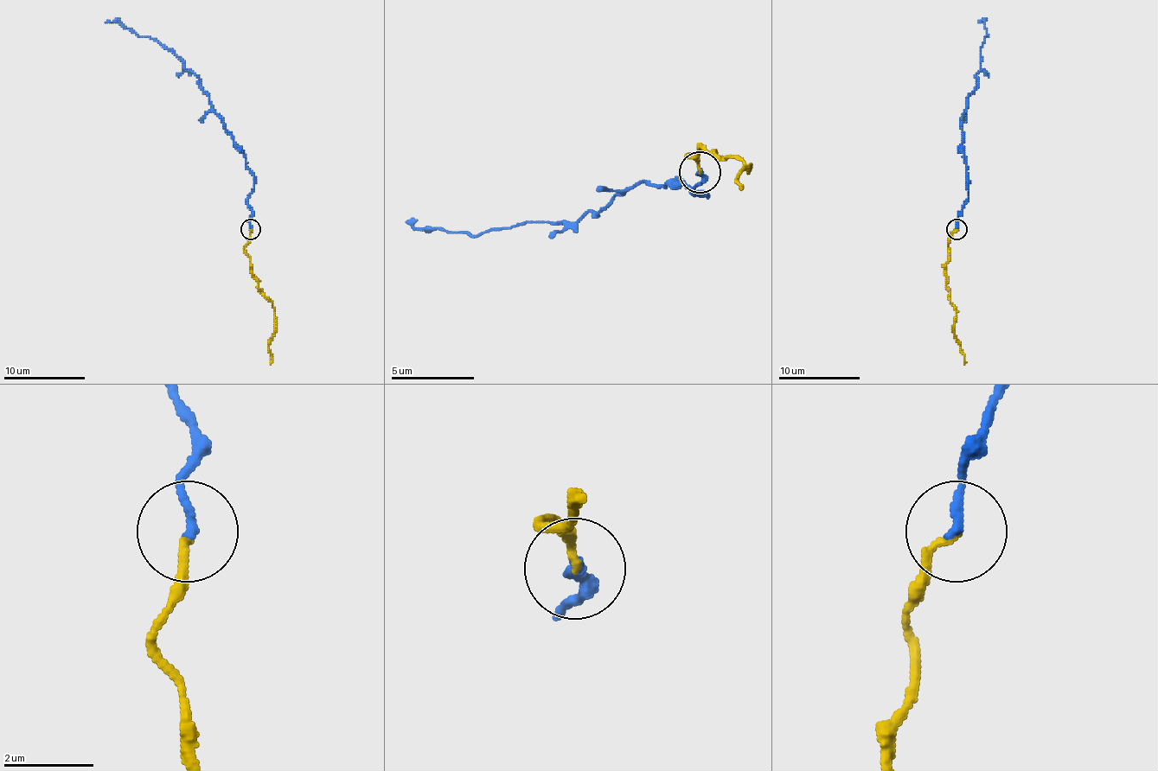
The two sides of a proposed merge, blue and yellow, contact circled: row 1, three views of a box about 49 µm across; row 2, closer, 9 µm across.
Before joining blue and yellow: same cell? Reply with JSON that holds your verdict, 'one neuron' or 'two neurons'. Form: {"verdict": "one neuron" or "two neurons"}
{"verdict": "one neuron"}

